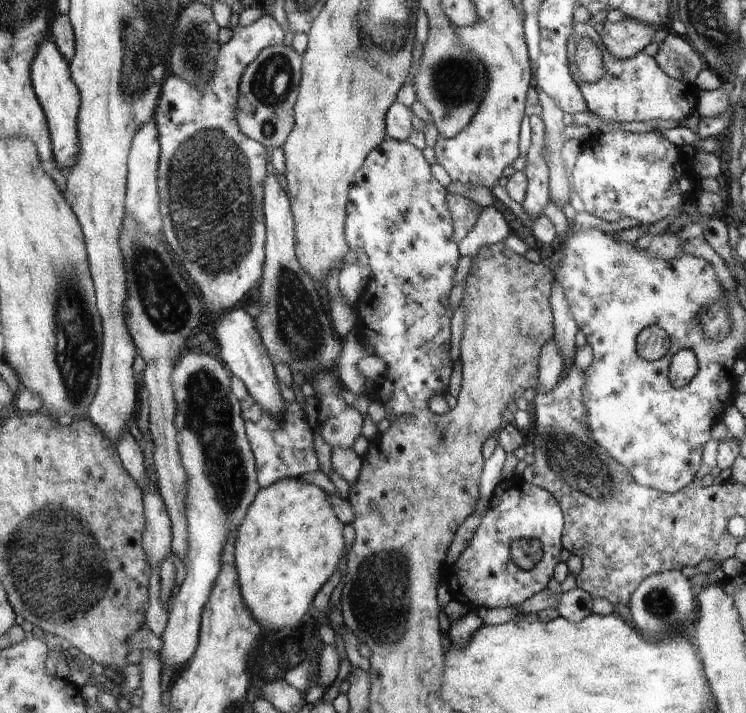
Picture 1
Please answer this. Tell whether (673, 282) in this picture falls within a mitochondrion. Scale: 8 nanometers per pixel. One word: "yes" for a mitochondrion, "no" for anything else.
no

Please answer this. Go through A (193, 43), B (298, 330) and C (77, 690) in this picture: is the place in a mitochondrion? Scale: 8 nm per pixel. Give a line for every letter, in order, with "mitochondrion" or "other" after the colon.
A: mitochondrion
B: mitochondrion
C: other

